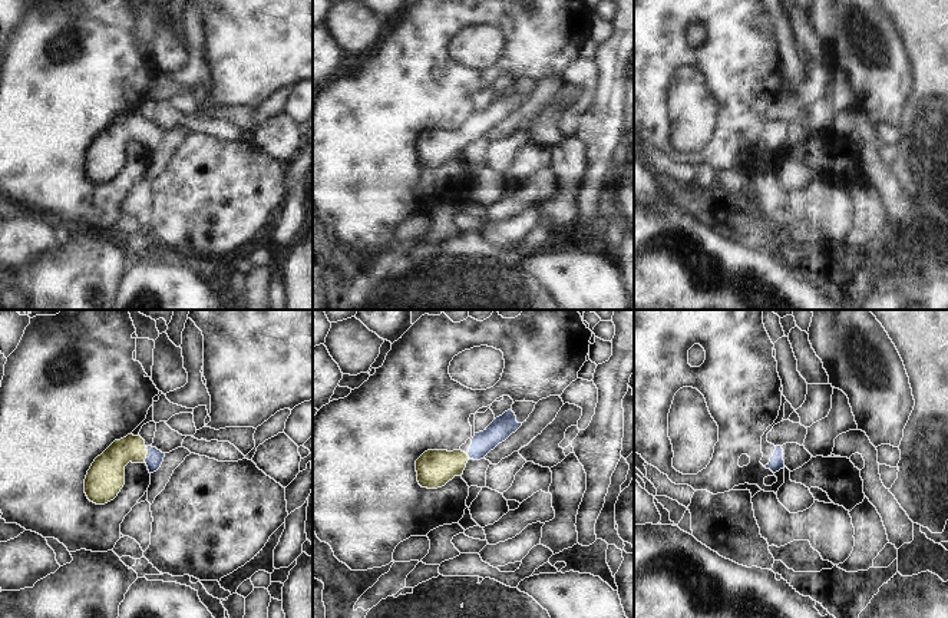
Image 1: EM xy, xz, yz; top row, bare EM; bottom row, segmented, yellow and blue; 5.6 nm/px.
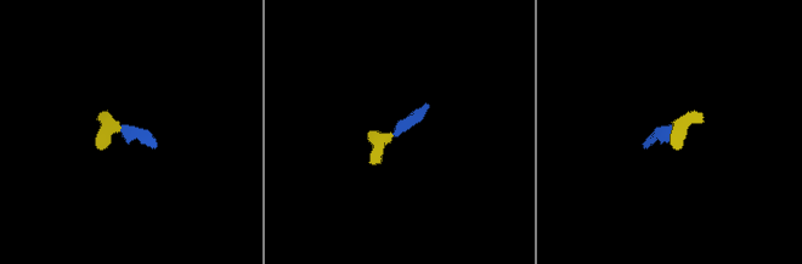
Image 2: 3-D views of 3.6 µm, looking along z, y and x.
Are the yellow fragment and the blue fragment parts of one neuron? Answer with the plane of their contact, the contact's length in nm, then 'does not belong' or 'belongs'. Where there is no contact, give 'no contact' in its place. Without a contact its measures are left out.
xy | 90 nm | belongs

